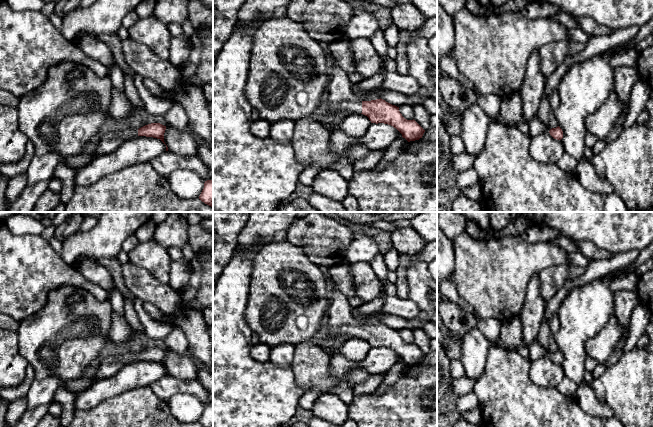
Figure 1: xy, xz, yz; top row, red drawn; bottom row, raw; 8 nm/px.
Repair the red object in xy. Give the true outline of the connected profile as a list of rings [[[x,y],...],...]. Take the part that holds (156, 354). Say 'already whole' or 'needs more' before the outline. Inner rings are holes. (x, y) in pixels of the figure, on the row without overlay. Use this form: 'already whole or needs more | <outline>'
needs more | [[[151,347],[134,354],[110,355],[101,361],[99,370],[93,377],[88,378],[83,375],[79,378],[66,381],[63,385],[71,392],[79,394],[89,389],[94,382],[113,376],[121,368],[136,360],[157,362],[165,368],[165,354],[166,350],[160,347]]]

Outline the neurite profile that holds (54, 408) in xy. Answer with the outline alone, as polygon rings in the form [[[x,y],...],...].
[[[51,402],[48,407],[48,413],[54,416],[59,416],[61,417],[62,414],[62,407],[59,403],[57,402]]]

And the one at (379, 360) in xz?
[[[371,347],[366,358],[359,362],[350,361],[338,355],[332,356],[329,373],[335,381],[339,381],[346,373],[357,368],[362,368],[370,374],[386,373],[399,360],[399,355],[391,349]]]

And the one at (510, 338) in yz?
[[[514,316],[502,322],[500,335],[495,342],[495,346],[508,351],[517,351],[520,346],[524,345],[521,318]]]

